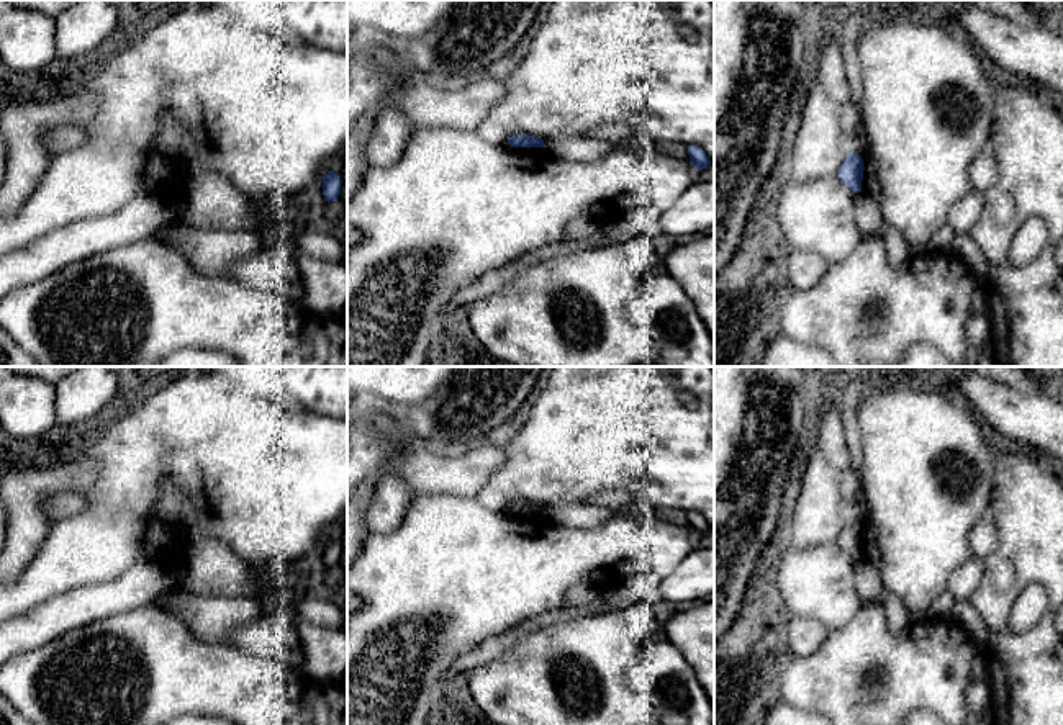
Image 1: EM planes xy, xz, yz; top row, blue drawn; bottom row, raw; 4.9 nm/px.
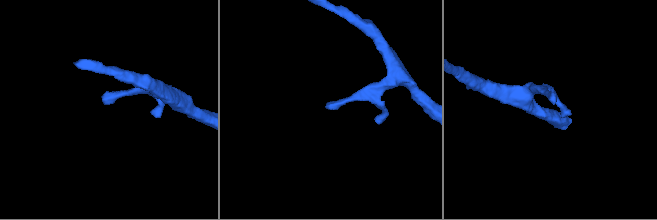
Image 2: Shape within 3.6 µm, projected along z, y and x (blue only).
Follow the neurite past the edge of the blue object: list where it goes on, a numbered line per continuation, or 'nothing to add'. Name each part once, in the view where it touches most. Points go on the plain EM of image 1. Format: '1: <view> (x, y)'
nothing to add

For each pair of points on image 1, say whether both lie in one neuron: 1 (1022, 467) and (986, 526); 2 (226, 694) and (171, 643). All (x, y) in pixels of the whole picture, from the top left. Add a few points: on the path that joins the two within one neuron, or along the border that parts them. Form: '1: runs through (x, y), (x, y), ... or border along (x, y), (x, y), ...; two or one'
1: border along (988, 516), (998, 534), (998, 545), (985, 557); two
2: runs through (213, 681), (205, 678), (184, 657); one

